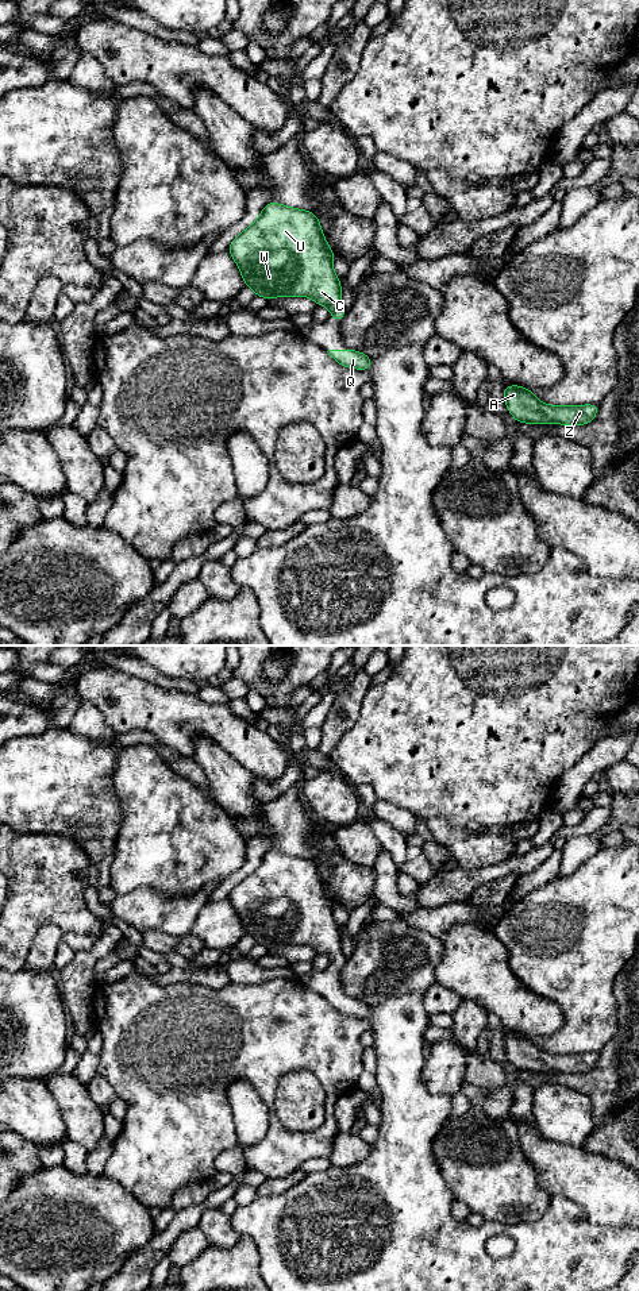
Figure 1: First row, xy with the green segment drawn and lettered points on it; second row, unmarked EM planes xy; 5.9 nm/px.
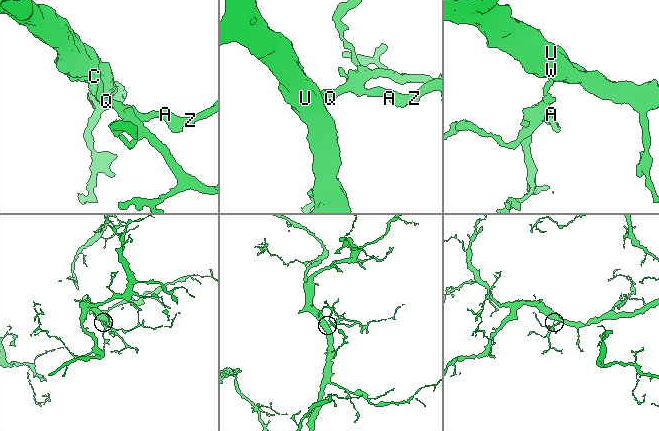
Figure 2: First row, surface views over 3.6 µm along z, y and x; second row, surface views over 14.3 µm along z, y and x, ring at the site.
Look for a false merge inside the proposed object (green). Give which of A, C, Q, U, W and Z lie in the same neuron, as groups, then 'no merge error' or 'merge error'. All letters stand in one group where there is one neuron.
A C Q U W Z | no merge error

